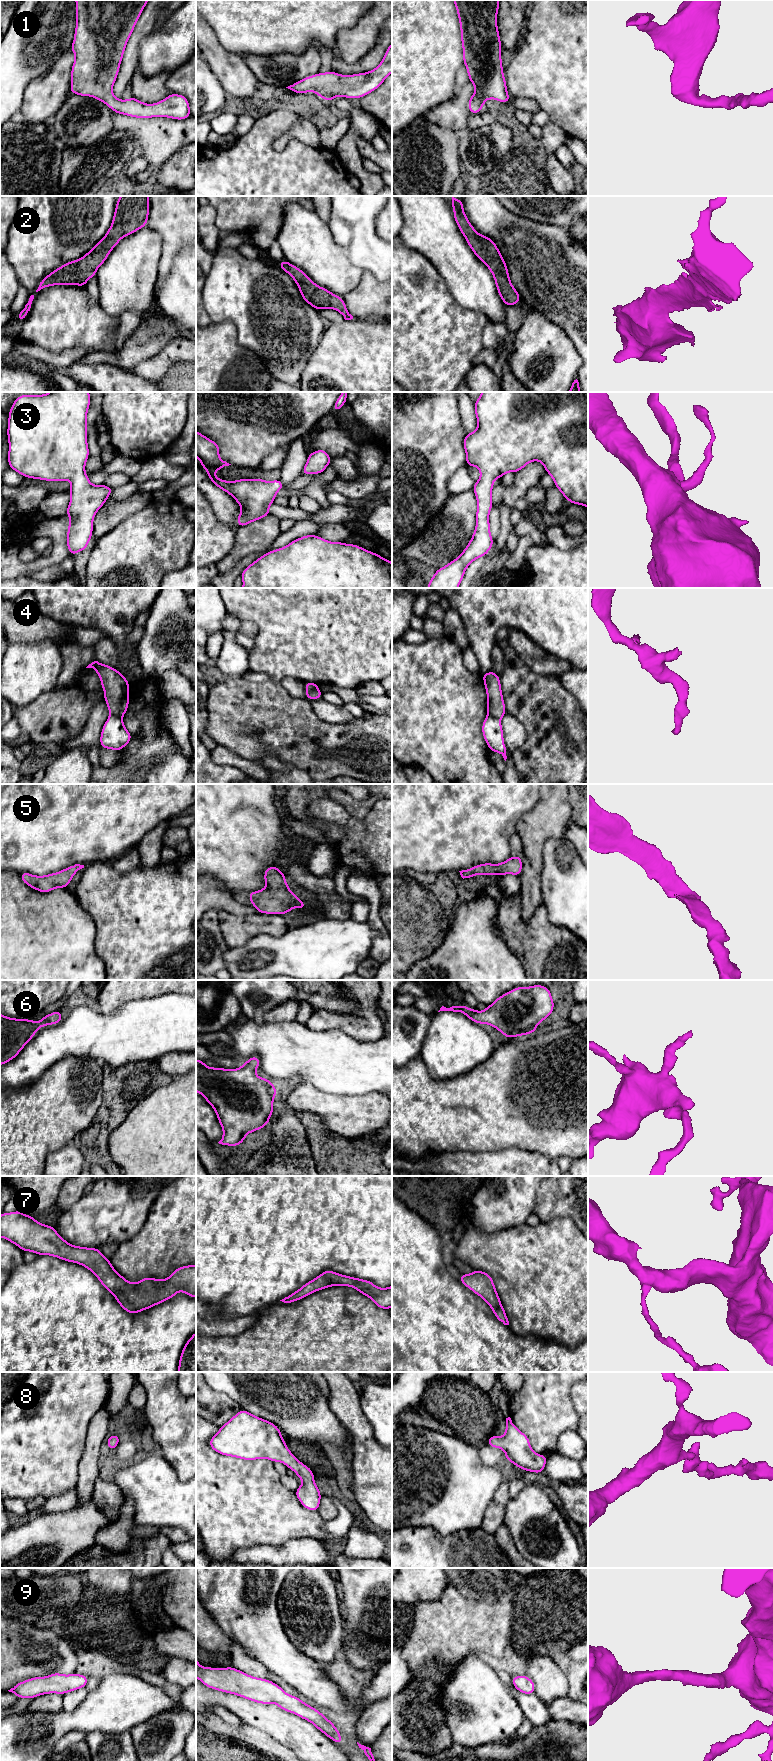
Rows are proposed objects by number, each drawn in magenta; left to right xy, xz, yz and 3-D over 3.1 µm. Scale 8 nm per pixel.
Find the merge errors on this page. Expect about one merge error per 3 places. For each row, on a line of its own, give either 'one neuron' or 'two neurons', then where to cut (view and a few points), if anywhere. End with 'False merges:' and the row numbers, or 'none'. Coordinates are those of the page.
1: one neuron; no cut
2: one neuron; no cut
3: one neuron; no cut
4: two neurons; cut in xy along (110, 714), (121, 717)
5: one neuron; no cut
6: one neuron; no cut
7: one neuron; no cut
8: one neuron; no cut
9: one neuron; no cut
False merges: 4

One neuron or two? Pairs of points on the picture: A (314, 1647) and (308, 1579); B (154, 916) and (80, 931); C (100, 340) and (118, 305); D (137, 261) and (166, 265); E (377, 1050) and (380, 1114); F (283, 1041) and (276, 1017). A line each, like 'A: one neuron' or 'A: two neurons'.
A: one neuron
B: two neurons
C: two neurons
D: two neurons
E: two neurons
F: two neurons

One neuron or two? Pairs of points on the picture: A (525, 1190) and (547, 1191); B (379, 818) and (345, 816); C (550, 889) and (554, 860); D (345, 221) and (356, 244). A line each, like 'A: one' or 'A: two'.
A: two
B: one
C: one
D: one

